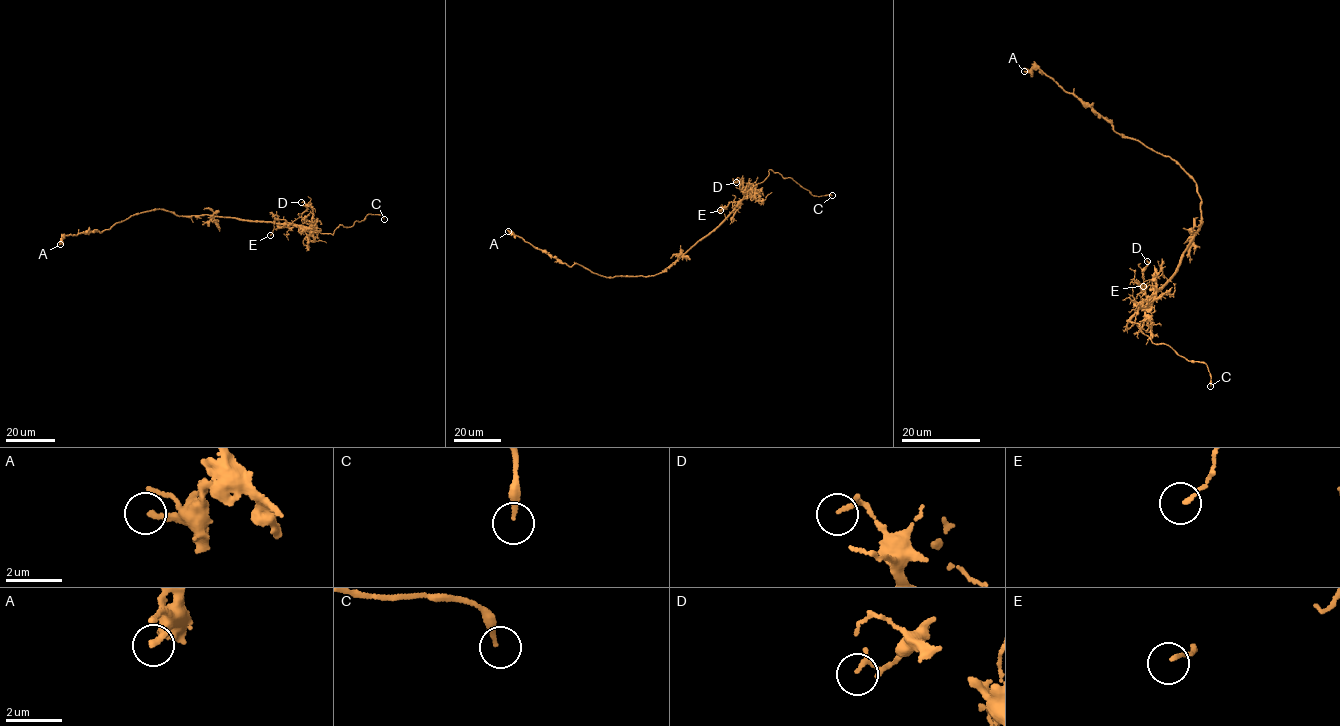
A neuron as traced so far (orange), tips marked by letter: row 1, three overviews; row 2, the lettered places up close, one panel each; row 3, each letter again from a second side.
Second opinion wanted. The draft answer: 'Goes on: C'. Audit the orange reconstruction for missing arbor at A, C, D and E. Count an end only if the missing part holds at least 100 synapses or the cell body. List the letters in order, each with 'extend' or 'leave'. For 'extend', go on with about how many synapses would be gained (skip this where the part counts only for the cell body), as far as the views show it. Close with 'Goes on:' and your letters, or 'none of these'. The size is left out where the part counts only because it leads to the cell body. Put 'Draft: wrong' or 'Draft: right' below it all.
A: leave
C: extend
D: leave
E: leave
Goes on: C
Draft: right

